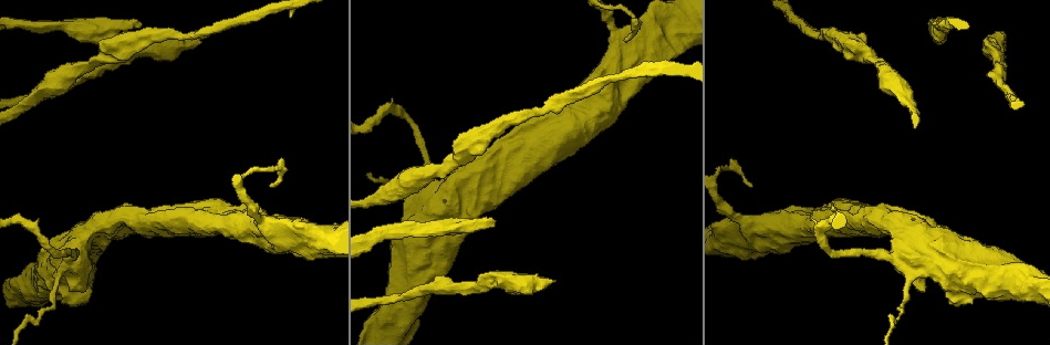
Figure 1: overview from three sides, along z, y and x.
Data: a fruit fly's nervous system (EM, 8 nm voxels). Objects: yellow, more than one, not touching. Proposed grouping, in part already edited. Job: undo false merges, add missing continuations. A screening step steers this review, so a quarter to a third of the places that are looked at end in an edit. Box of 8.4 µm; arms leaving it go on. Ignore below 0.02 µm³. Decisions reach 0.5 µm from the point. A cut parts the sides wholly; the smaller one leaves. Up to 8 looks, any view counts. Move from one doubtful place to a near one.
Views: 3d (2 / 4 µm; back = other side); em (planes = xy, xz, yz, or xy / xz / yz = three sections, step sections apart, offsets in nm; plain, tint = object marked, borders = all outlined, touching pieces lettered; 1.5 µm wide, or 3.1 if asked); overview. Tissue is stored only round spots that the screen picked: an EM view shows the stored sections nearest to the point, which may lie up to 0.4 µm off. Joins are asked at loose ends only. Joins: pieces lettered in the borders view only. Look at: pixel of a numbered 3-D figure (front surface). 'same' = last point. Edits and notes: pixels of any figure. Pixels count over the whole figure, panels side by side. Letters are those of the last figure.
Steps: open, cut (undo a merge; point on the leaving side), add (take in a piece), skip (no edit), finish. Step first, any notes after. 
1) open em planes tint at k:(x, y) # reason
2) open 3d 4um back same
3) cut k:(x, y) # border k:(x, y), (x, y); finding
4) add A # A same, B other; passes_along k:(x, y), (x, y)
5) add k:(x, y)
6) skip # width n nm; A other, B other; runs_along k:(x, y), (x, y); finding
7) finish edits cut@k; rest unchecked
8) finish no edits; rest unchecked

open 3d 4um at 1:(942, 225) # branch stops here

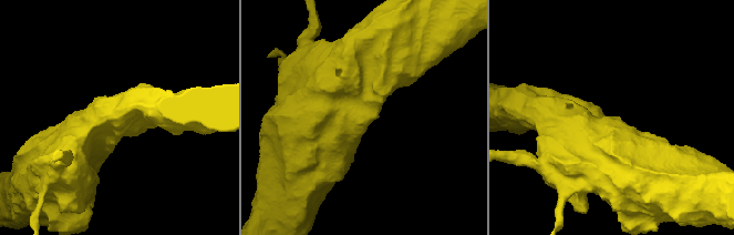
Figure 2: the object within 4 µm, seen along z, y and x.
open em yz step 4 tint at 2:(618, 118)

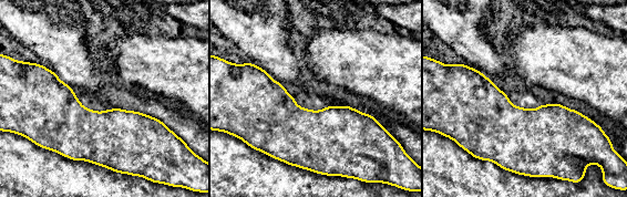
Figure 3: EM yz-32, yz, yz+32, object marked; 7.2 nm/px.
open em planes borders same # another direction

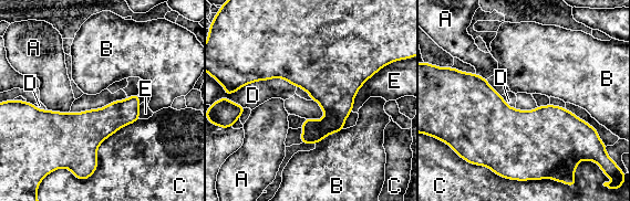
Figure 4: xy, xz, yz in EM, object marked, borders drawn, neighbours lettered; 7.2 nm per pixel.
skip # A other, B other, C other, D other, E other; border 4:(343, 129), (327, 135), (316, 144); no lettered piece goes on from it

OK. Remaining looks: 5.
open 3d 4um at 1:(55, 294) # calibre changes

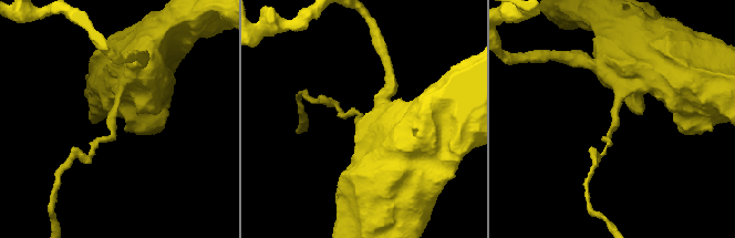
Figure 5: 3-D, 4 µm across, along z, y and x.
open em planes plain at 5:(112, 119) # need the tissue

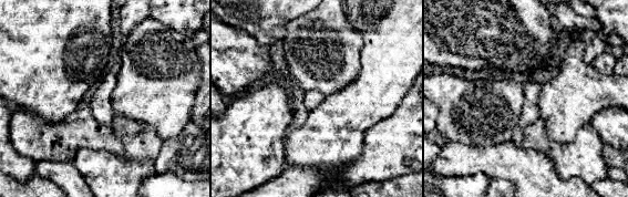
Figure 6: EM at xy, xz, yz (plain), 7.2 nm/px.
open em planes borders same # see the neighbours

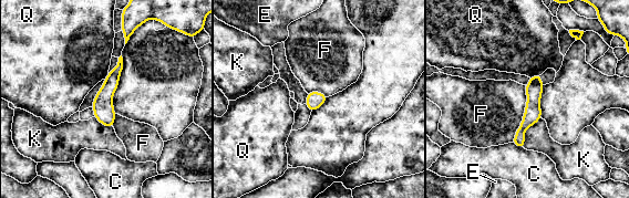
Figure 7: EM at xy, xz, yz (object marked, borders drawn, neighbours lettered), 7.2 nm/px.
skip # C other, E other, F other, K other, Q other; border 7:(525, 85), (525, 112), (511, 142); one neuron here

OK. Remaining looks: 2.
open em planes plain at 1:(200, 43) # branch stops here

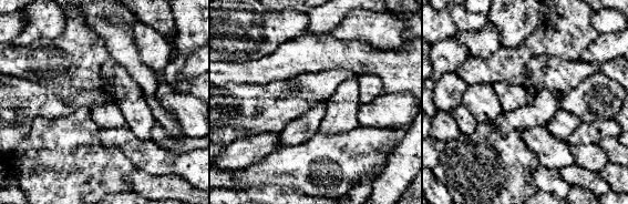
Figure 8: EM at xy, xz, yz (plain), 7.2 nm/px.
open em planes borders same

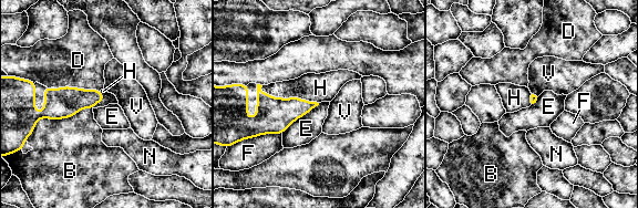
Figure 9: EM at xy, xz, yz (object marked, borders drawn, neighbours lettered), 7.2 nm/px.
add H # B other, D other, E other, F other, H same, N other, V other; passes_along 9:(276, 114), (300, 99), (320, 87); the neuron continues

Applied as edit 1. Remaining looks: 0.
finish edits add@9; rest unchecked

